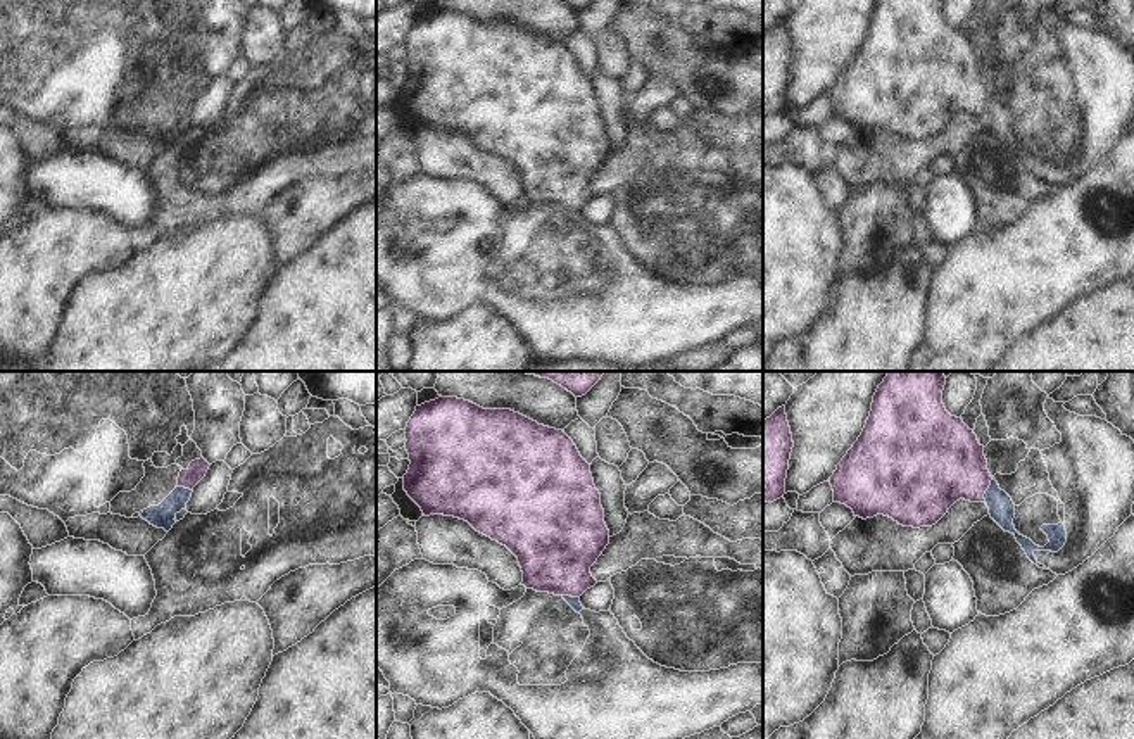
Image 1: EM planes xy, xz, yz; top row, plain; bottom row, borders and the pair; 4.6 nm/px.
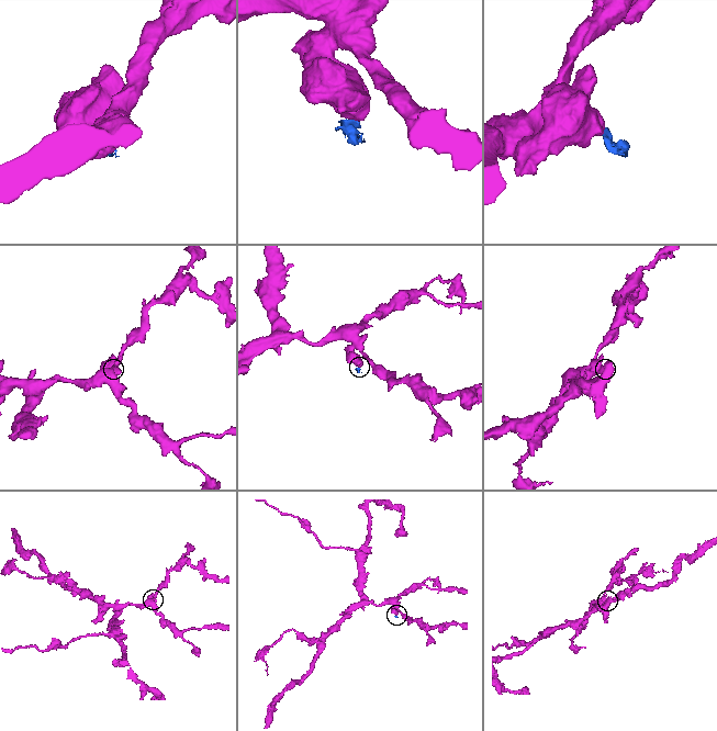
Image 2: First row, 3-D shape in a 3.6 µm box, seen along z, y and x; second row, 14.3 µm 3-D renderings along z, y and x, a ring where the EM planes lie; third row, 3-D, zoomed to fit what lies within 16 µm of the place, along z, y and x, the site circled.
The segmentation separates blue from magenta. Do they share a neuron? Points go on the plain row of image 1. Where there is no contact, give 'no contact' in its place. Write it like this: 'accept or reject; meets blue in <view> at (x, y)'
reject; meets blue in yz at (986, 104)

